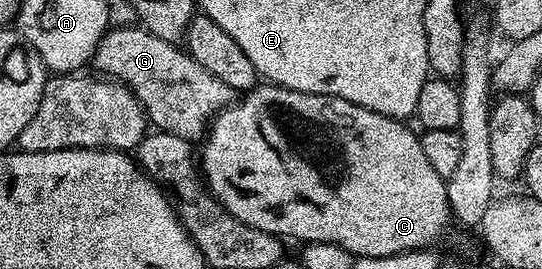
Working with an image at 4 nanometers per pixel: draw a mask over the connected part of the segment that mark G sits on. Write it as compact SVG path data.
M140 25L114 26L107 30L91 63L101 70L98 72L102 76L124 83L132 91L143 105L146 120L156 130L166 131L175 137L190 141L204 140L213 118L235 102L231 85L219 81L215 73L199 65L199 61L189 56L188 50L155 37Z

